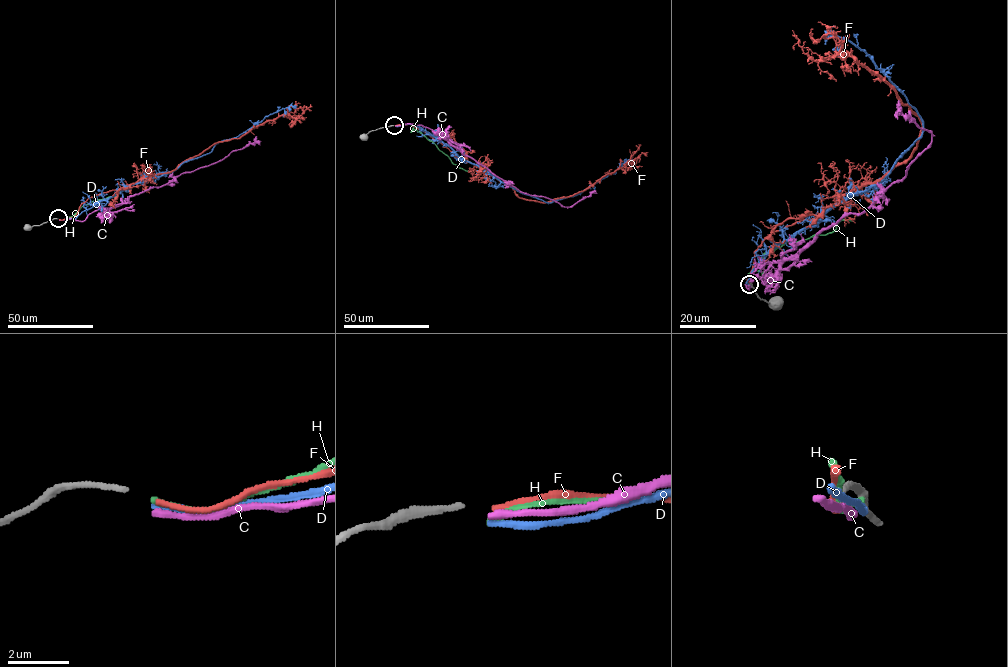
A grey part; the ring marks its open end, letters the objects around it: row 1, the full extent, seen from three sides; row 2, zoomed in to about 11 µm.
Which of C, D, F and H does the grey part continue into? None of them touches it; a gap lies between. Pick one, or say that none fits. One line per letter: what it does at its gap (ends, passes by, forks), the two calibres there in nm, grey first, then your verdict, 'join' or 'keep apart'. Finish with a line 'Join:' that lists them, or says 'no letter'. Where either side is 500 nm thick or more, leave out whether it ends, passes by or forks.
C: it ends there; 190 nm thick on the grey side, 240 nm on the other; keep apart
D: it ends there; 190 nm thick on the grey side, 200 nm on the other; keep apart
F: it ends there; 190 nm thick on the grey side, 150 nm on the other; join
H: it ends there; 190 nm thick on the grey side, 200 nm on the other; keep apart
Join: F

